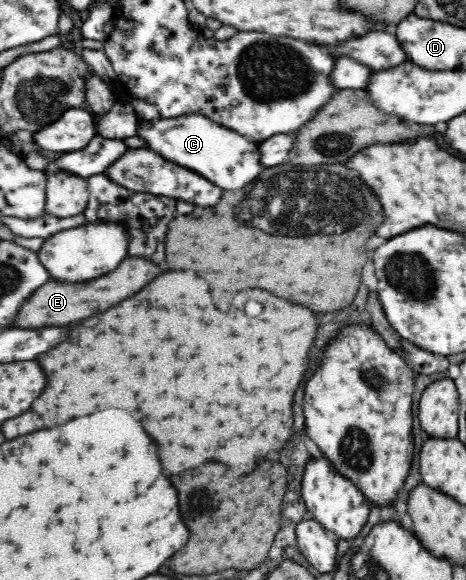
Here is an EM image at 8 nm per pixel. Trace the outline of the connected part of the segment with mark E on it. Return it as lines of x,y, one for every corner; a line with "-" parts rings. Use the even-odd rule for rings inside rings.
128,255
112,272
106,276
100,276
96,280
88,282
66,282
66,280
52,280
46,282
38,288
34,295
30,296
31,300
22,308
18,326
22,328
42,328
50,324
68,324
78,318
88,318
96,312
104,312
106,308
112,308
114,304
134,296
140,292
146,284
154,282
160,274
164,274
166,268
162,268
156,261
150,257
142,255

